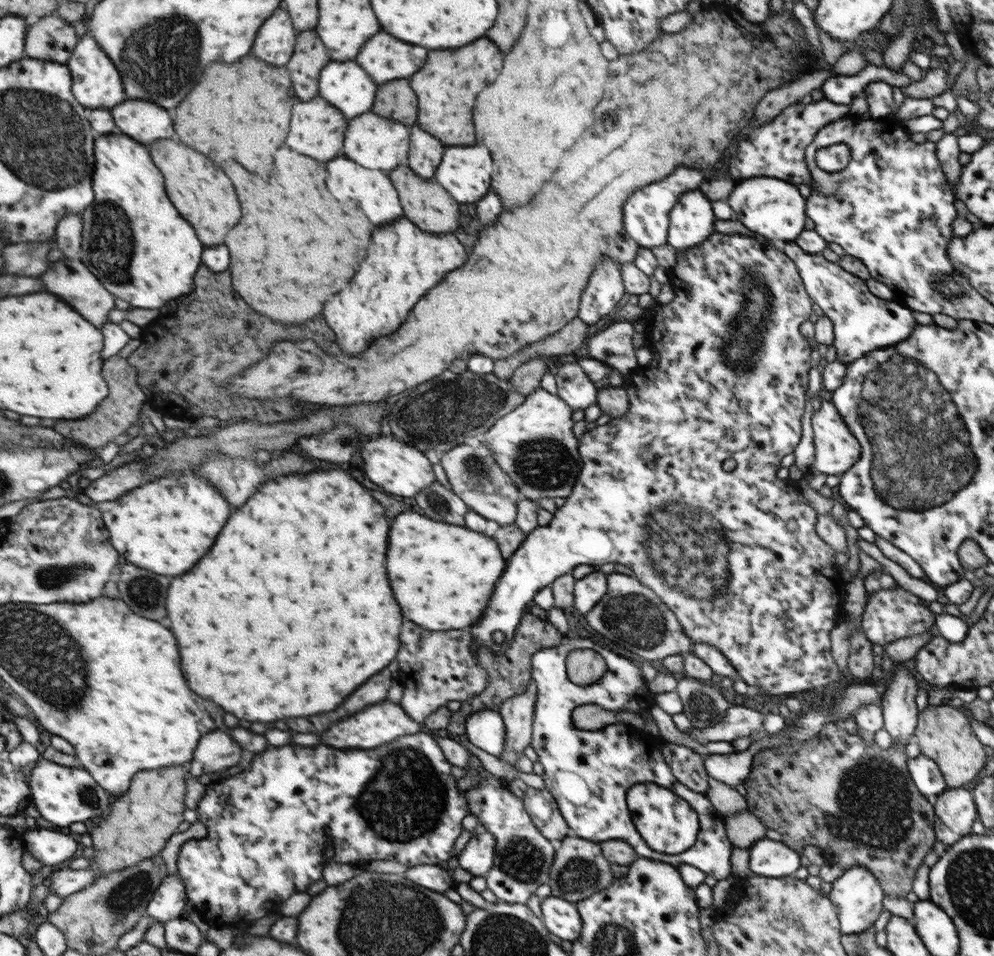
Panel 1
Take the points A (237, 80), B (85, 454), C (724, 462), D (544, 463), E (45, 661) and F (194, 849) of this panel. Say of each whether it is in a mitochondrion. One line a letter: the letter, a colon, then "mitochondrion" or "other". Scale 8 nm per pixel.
A: other
B: other
C: other
D: mitochondrion
E: mitochondrion
F: other

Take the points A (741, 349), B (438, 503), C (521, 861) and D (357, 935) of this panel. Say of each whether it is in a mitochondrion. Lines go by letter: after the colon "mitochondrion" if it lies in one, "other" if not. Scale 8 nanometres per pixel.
A: mitochondrion
B: mitochondrion
C: mitochondrion
D: mitochondrion

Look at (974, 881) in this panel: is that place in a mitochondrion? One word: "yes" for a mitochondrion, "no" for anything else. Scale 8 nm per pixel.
yes

